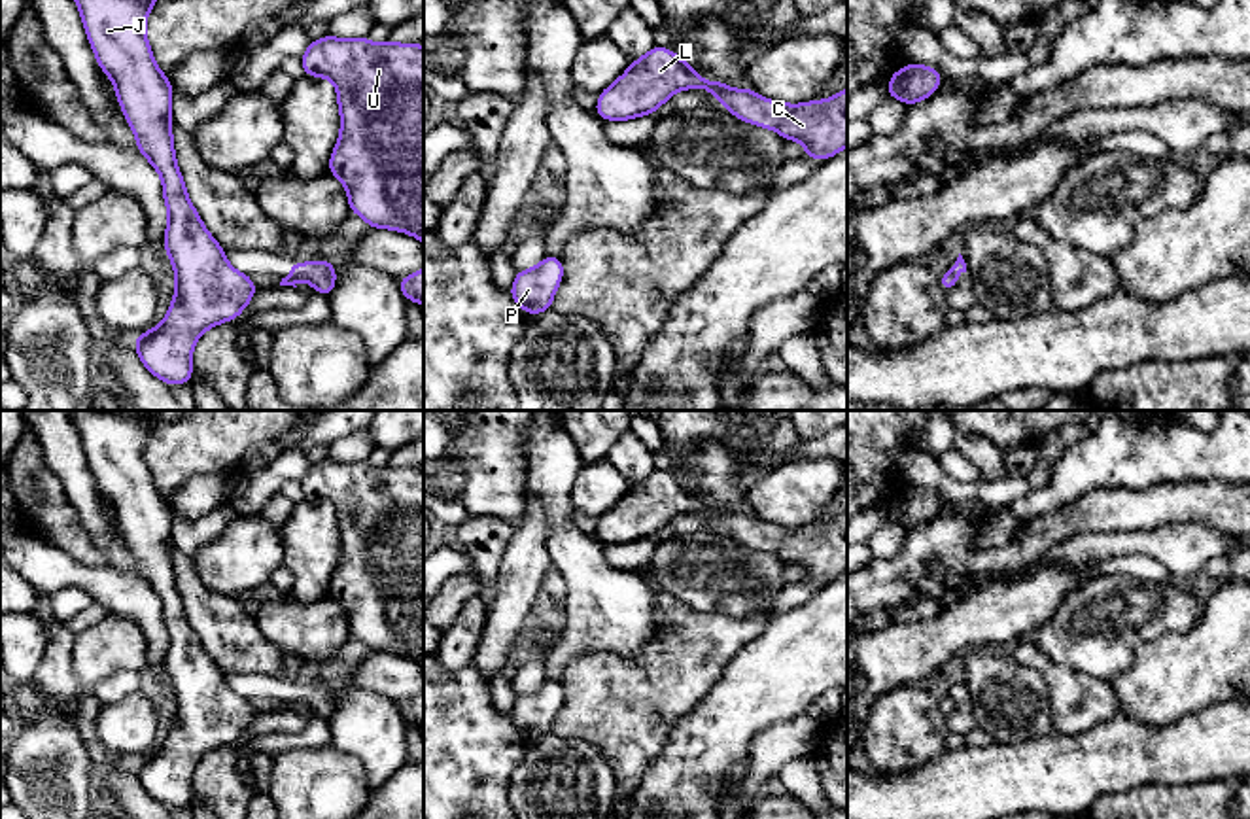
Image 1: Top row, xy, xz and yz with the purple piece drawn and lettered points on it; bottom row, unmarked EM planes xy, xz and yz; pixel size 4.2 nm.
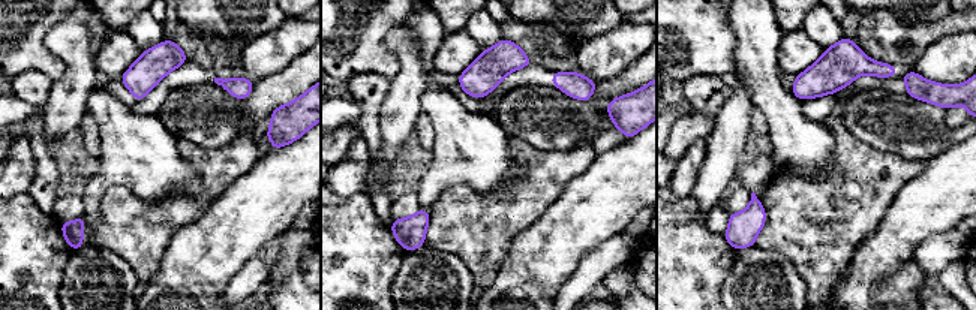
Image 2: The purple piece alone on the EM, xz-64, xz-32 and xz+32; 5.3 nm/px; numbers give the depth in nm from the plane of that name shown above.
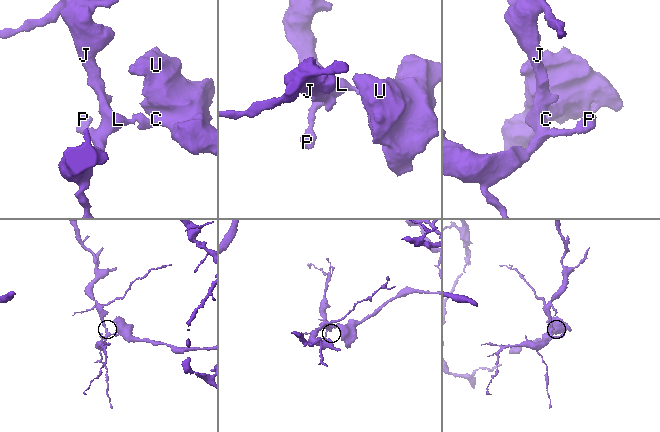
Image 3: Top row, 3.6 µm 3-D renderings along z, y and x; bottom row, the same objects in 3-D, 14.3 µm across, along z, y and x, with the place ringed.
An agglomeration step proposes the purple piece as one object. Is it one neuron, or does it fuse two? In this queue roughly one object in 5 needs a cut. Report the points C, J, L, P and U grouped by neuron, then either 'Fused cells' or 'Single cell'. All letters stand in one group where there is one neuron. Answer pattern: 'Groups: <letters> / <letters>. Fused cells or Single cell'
Groups: C U / J L P. Fused cells

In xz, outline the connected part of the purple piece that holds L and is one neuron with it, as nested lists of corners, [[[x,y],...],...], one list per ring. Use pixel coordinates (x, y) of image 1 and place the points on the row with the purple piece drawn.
[[[654,45],[598,95],[596,115],[609,121],[651,115],[677,91],[696,87],[707,89],[713,98],[728,91],[726,81],[707,81],[685,59]]]

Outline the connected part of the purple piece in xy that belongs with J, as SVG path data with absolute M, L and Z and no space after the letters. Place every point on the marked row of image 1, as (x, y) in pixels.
M76 0L100 70L112 78L117 102L140 153L163 180L168 210L165 250L174 267L174 299L165 320L134 337L144 367L170 386L193 376L199 337L236 320L259 289L233 269L191 204L172 140L172 85L155 64L146 19L157 0Z

